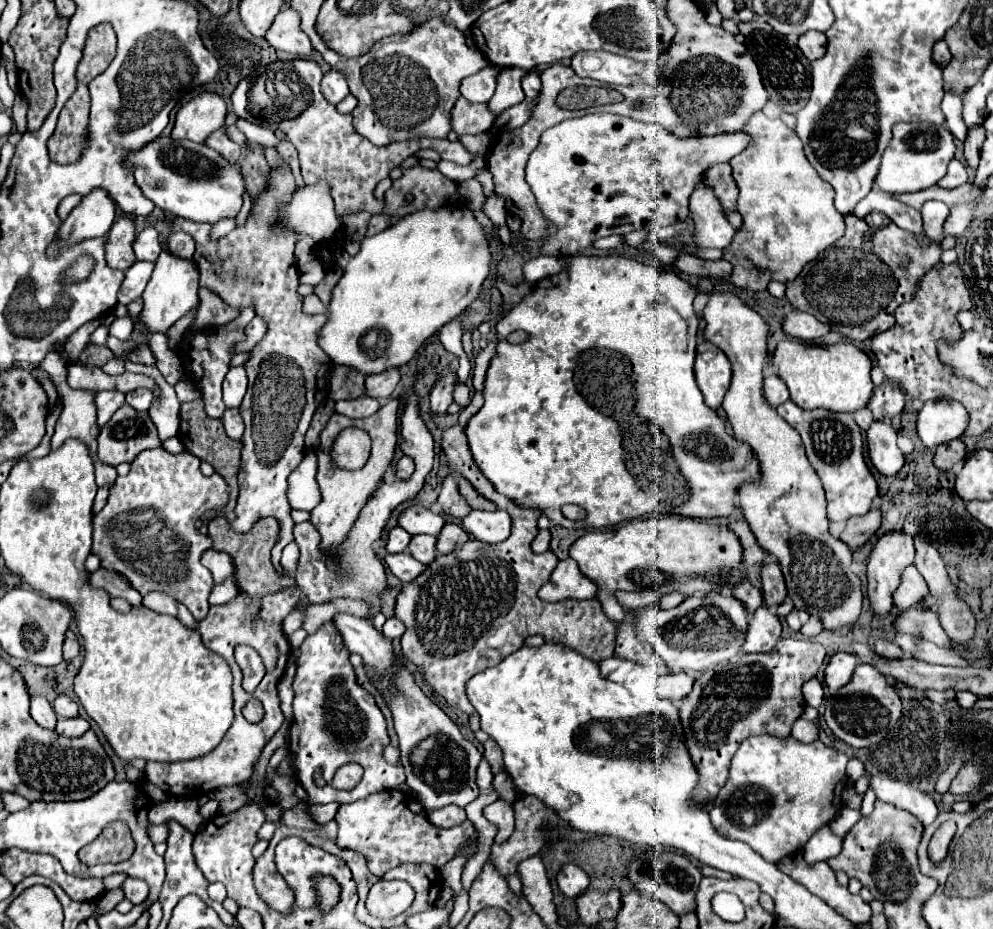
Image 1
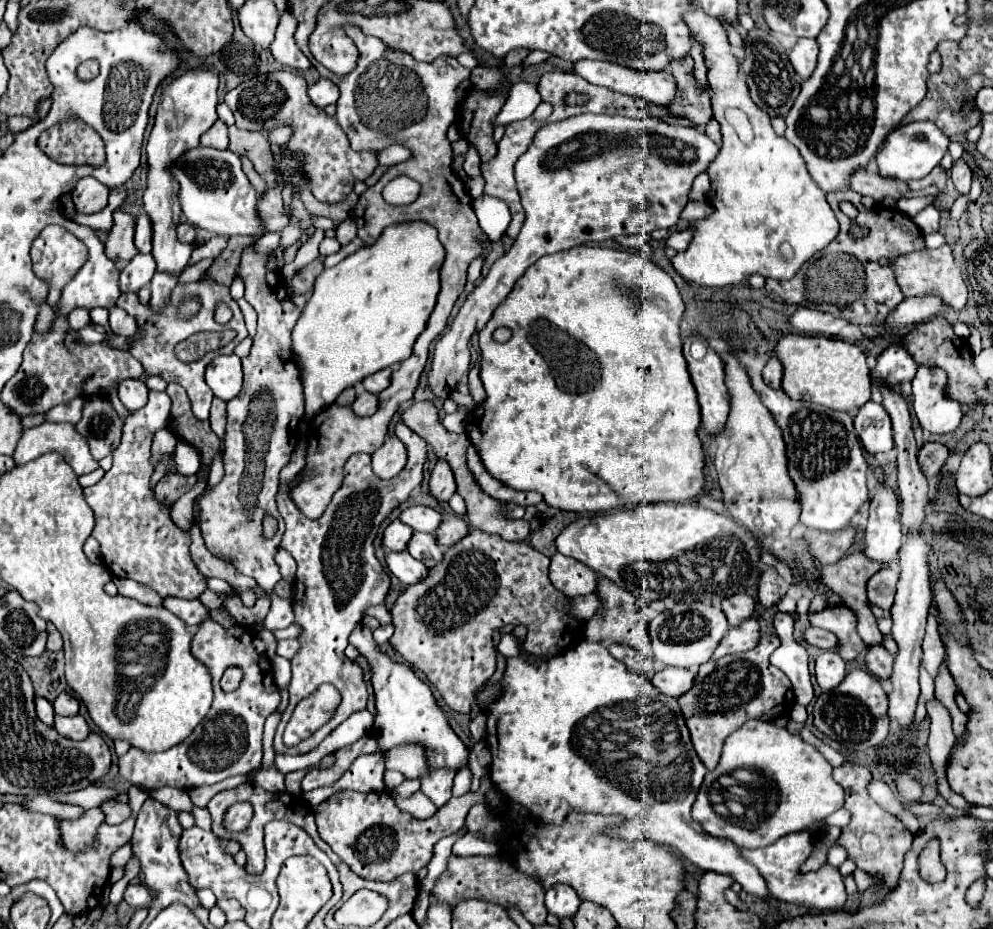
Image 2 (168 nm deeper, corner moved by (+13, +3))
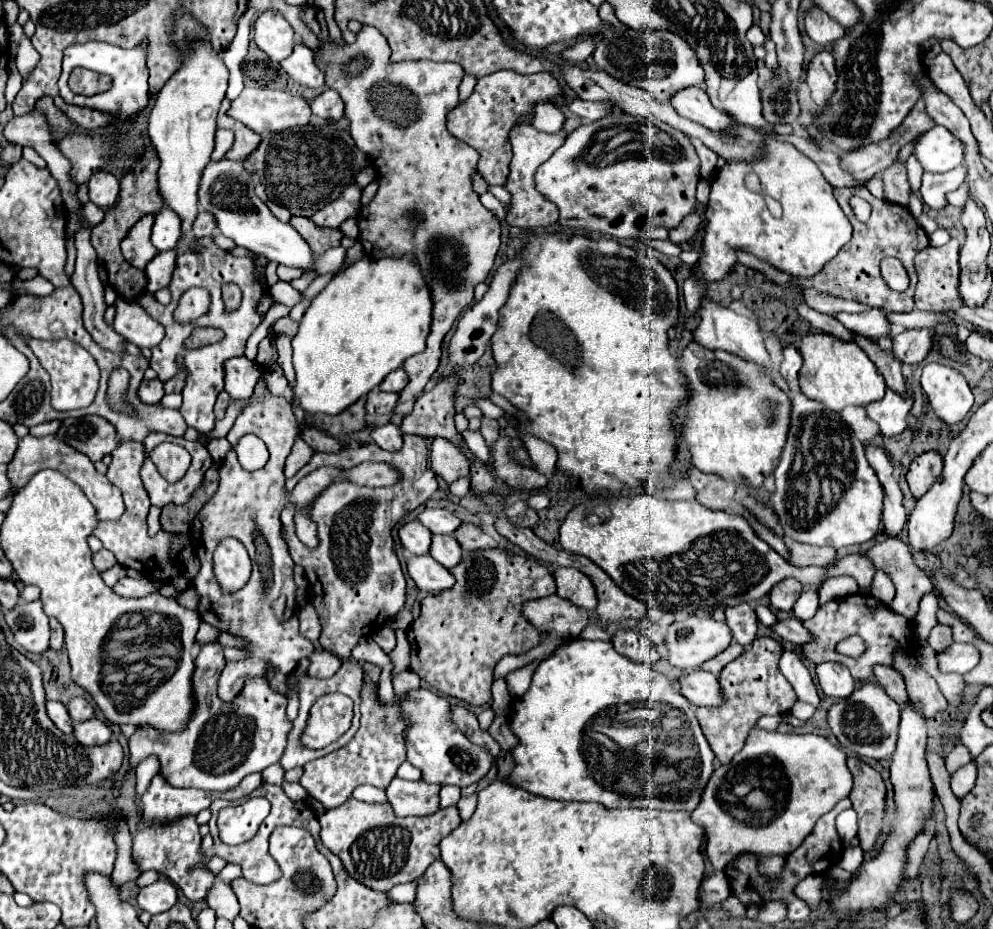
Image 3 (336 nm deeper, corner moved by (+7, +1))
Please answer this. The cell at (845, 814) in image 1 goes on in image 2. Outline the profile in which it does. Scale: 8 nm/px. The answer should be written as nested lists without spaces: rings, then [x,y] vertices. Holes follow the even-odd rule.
[[[798,831],[798,833],[790,833],[782,839],[778,839],[776,843],[772,843],[768,847],[762,847],[762,849],[738,847],[738,851],[742,853],[742,857],[746,857],[746,861],[752,861],[752,865],[756,865],[756,869],[760,871],[760,875],[766,881],[766,887],[770,889],[772,899],[784,901],[784,903],[794,903],[794,905],[806,905],[806,907],[814,907],[814,909],[832,909],[832,911],[842,909],[846,903],[846,891],[844,891],[842,875],[838,873],[838,869],[834,869],[830,863],[826,863],[818,871],[800,873],[800,865],[810,855],[814,843],[816,843],[816,837],[812,837],[806,831]]]

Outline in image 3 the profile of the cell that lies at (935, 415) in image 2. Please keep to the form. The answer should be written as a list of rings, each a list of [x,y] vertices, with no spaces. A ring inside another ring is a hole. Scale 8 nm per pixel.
[[[928,363],[920,375],[922,391],[934,415],[946,425],[958,425],[974,405],[964,375],[942,363]]]

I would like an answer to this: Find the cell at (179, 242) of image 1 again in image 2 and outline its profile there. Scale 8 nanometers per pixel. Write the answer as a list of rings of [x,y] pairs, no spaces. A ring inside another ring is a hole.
[[[182,221],[182,223],[178,225],[178,239],[180,239],[182,243],[192,243],[192,241],[196,241],[196,227],[190,225],[188,221]]]

